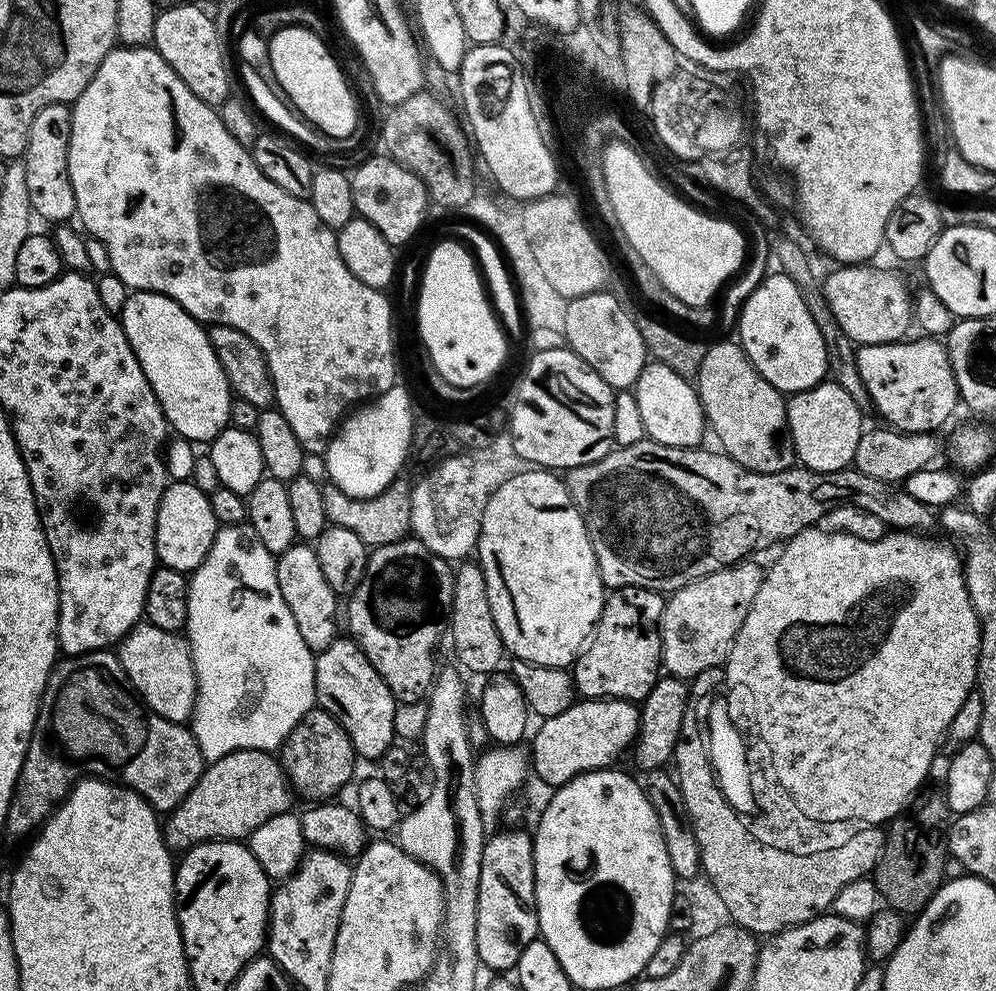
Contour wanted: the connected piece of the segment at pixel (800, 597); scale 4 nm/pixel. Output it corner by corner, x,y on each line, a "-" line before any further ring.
813,526
792,537
779,549
780,557
772,565
767,565
762,586
758,586
758,594
754,594
754,602
750,602
750,614
746,614
746,622
742,622
742,630
738,630
728,655
727,683
745,688
752,695
756,703
756,729
770,750
770,767
776,779
788,791
790,798
799,801
804,812
822,820
860,816
891,822
901,815
909,807
908,799
912,792
918,791
920,783
928,780
930,760
945,739
950,718
958,714
962,702
966,702
978,684
980,623
966,590
961,553
957,549
955,552
947,539
935,540
932,534
899,530
887,534
889,536
881,540
863,540
848,532
827,532
824,526

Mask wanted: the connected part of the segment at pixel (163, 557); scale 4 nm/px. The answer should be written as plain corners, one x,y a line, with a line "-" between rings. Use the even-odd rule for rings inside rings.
177,480
169,483
162,494
162,502
158,506
158,522
156,523
156,559
170,570
178,570
185,574
195,572
198,566
210,554
210,546
216,537
218,525
214,518
214,510
210,506
209,493
198,490
191,480

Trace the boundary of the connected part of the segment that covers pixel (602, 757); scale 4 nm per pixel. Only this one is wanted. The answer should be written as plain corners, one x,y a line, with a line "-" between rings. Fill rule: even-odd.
580,698
570,706
570,710
562,710
562,714
557,716
545,716
539,723
540,729
537,732
535,729
530,736
530,768
533,773
536,771
536,776
542,783
549,784
549,789
555,790
584,772
612,768
615,760
631,749
637,734
640,733
640,709
631,700

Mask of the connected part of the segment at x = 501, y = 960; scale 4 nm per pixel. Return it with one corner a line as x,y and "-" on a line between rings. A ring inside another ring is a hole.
512,826
509,832
496,830
485,839
482,850
482,862
478,870
478,926
476,927
476,945
478,958
486,969
493,968
493,973
504,974
515,969
522,950
531,940
537,939
540,920
536,917
536,871
534,870
534,836
531,831
523,832

